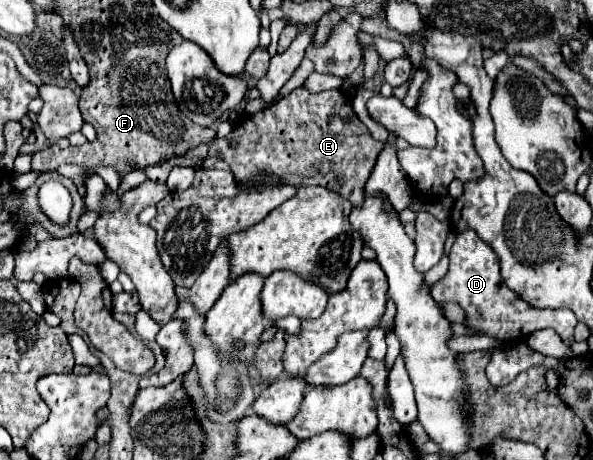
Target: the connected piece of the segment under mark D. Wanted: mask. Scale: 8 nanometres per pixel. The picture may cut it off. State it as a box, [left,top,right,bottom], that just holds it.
[432,229,576,341]

